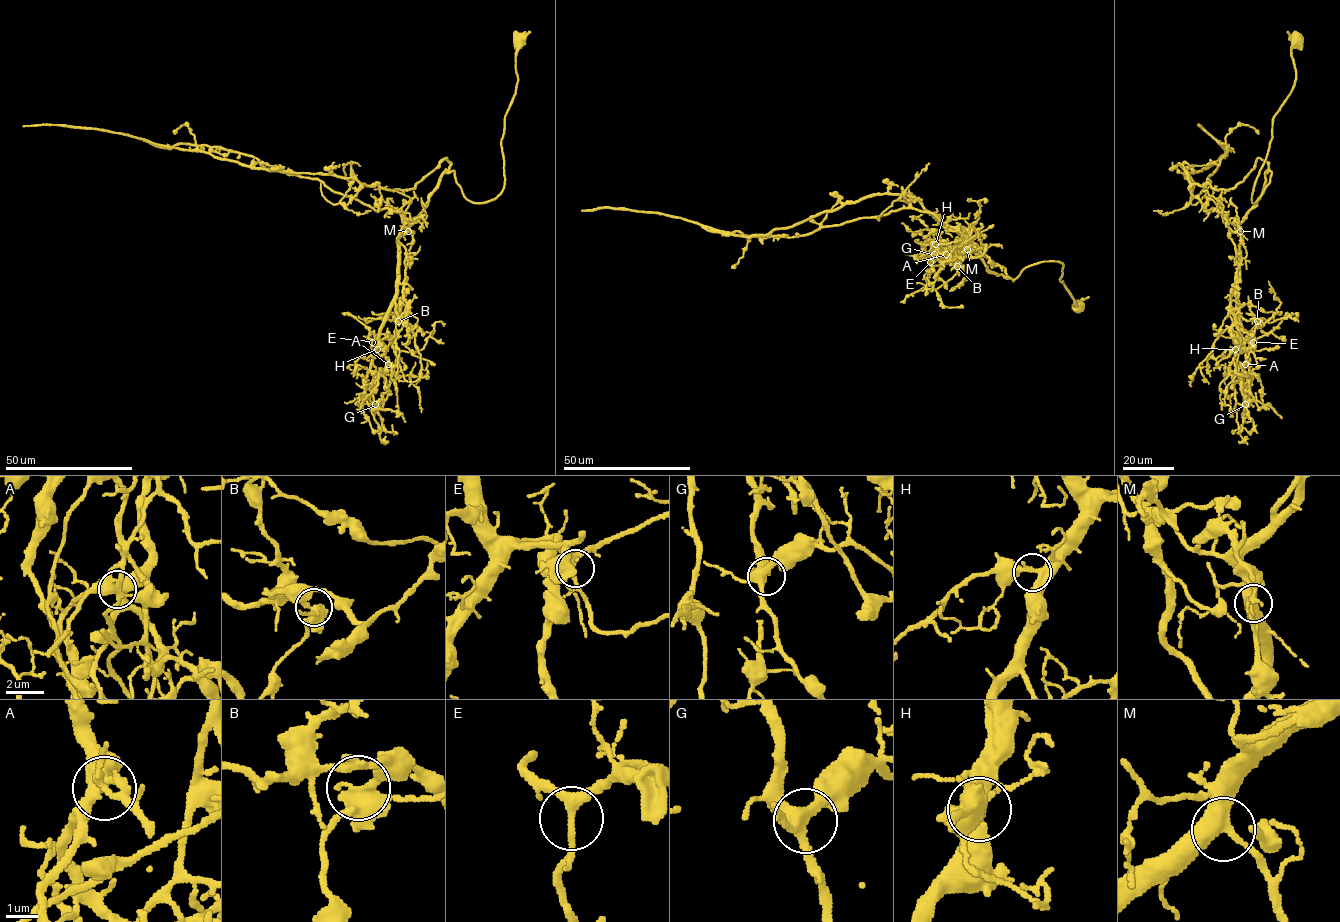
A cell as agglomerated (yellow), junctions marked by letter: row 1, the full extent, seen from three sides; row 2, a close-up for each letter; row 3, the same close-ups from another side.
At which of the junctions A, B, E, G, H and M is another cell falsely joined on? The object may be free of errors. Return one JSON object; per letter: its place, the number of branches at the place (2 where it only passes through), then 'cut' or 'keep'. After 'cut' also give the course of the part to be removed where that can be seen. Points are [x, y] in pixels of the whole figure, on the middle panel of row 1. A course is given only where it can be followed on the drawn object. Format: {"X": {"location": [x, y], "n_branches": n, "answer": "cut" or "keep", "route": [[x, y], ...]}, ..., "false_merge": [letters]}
{"A": {"location": [946, 254], "n_branches": 3, "answer": "keep"}, "B": {"location": [957, 266], "n_branches": 4, "answer": "cut", "route": [[957, 267], [963, 235], [913, 208], [792, 237], [581, 210]]}, "E": {"location": [930, 262], "n_branches": 4, "answer": "keep"}, "G": {"location": [934, 254], "n_branches": 4, "answer": "keep"}, "H": {"location": [935, 244], "n_branches": 3, "answer": "keep"}, "M": {"location": [967, 249], "n_branches": 3, "answer": "keep"}, "false_merge": ["B"]}

